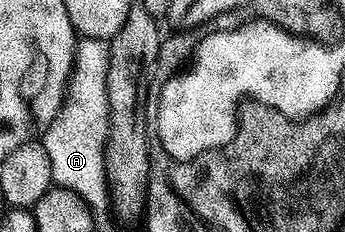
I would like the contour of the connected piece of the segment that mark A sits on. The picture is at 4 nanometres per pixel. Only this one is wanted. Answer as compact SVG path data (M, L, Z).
M80 39L75 46L75 64L59 113L48 128L42 129L41 143L49 154L51 178L58 187L76 192L93 210L107 208L107 172L103 169L103 151L109 134L109 74L110 43L106 40Z

